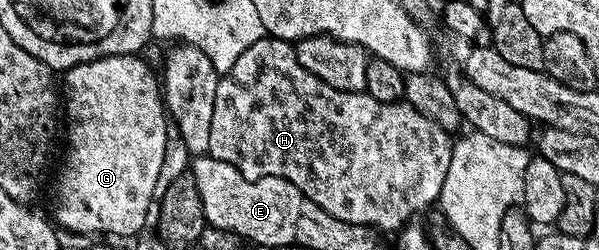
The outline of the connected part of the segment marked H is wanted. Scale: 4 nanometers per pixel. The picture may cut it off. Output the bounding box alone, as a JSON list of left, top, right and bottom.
[208,37,452,233]

